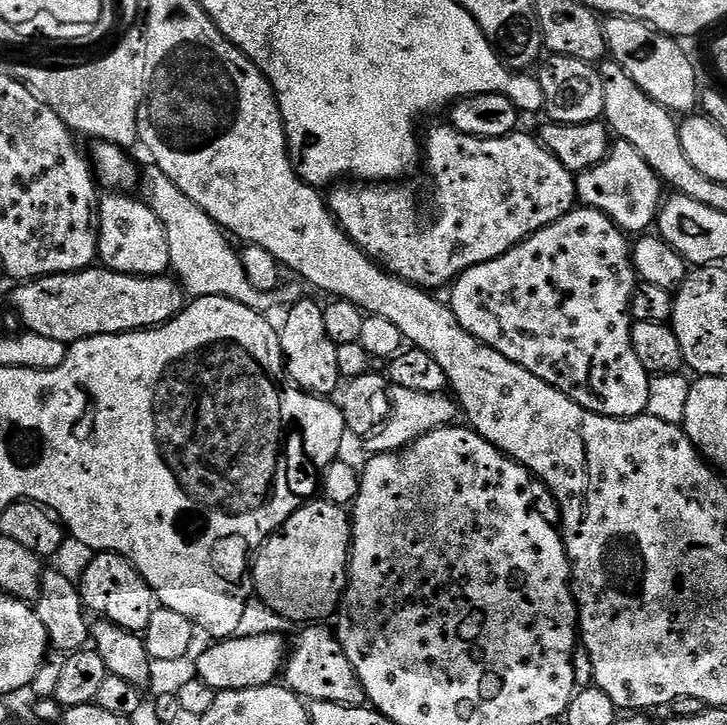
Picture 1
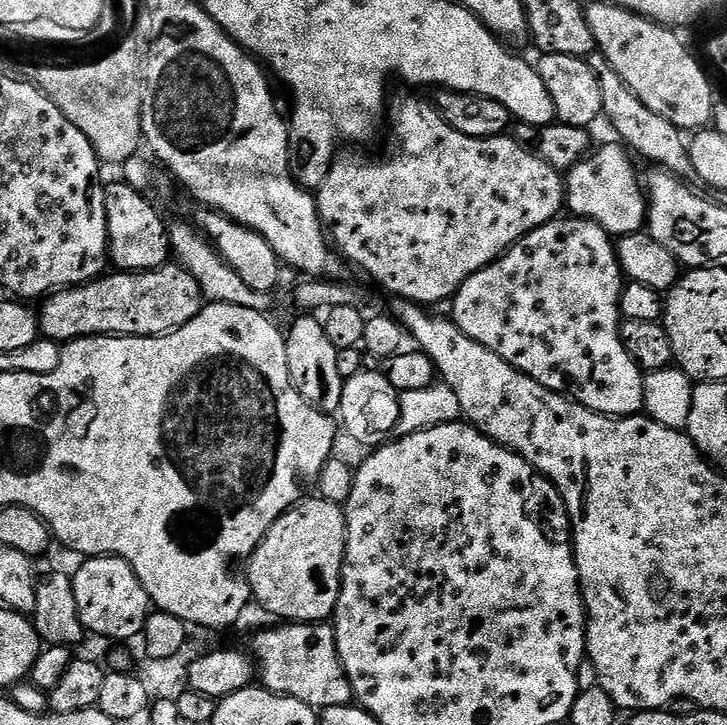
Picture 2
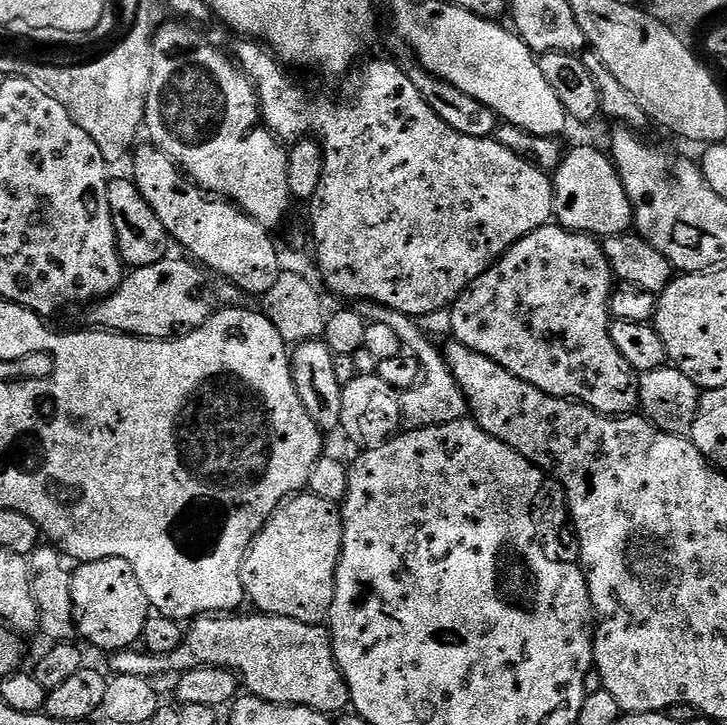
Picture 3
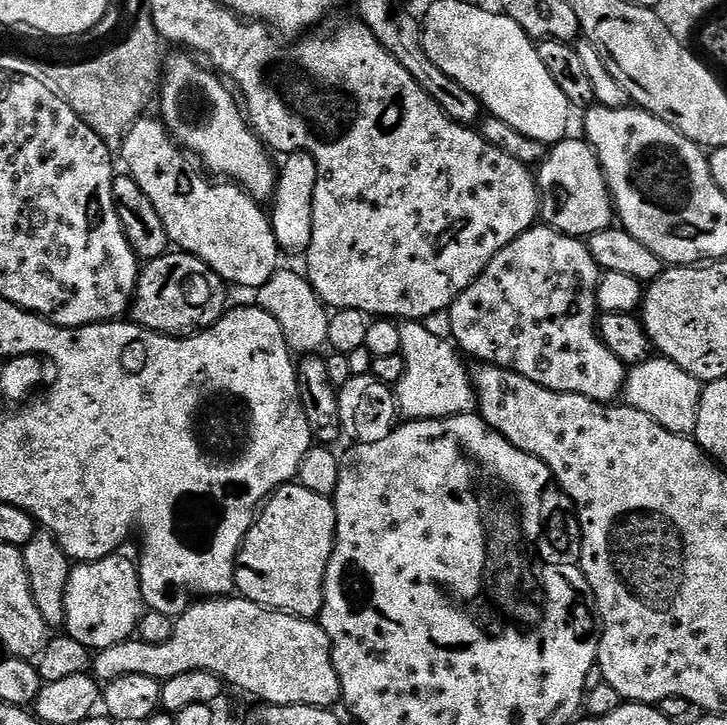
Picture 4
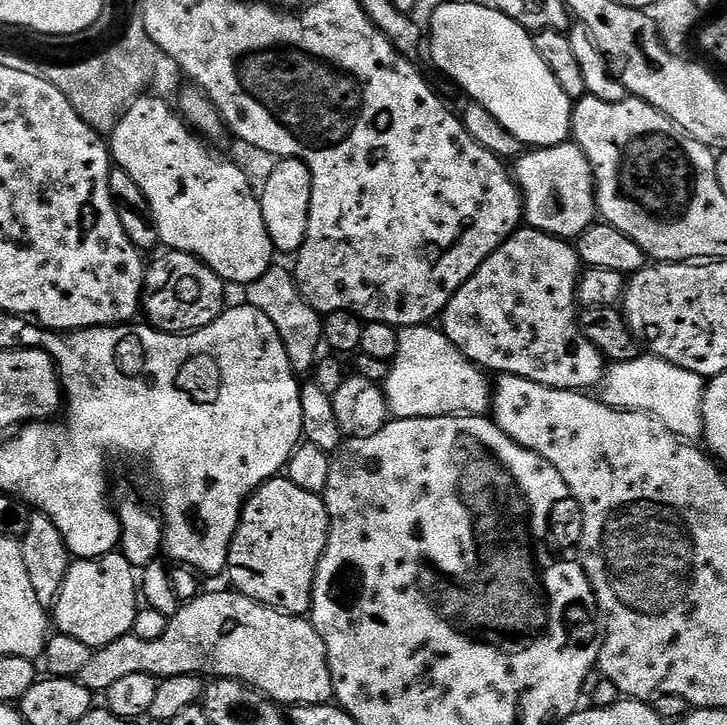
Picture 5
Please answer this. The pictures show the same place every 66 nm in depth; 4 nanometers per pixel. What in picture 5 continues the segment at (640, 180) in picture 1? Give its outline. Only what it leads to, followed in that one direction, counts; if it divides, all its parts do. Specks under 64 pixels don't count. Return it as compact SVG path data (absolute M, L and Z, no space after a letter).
M574 142L525 151L515 161L514 179L524 197L527 227L572 242L597 223L596 179L586 154Z

